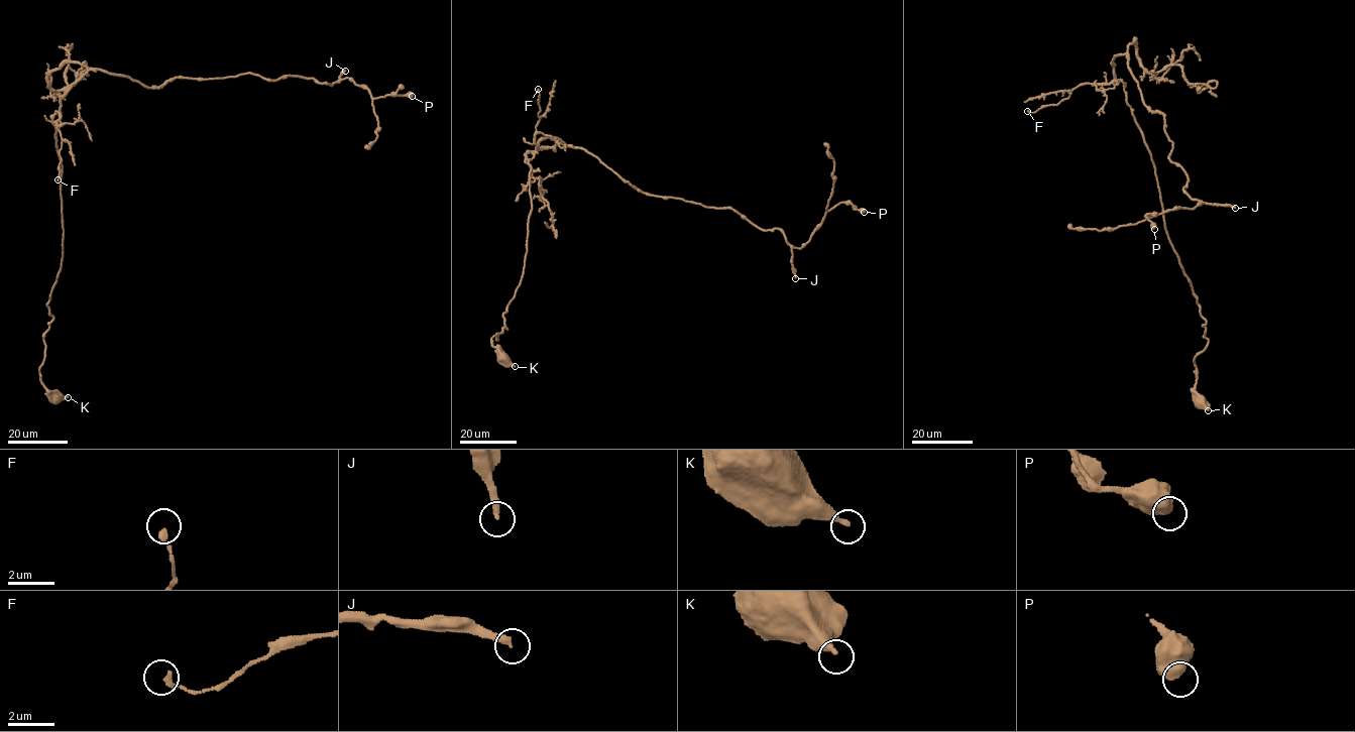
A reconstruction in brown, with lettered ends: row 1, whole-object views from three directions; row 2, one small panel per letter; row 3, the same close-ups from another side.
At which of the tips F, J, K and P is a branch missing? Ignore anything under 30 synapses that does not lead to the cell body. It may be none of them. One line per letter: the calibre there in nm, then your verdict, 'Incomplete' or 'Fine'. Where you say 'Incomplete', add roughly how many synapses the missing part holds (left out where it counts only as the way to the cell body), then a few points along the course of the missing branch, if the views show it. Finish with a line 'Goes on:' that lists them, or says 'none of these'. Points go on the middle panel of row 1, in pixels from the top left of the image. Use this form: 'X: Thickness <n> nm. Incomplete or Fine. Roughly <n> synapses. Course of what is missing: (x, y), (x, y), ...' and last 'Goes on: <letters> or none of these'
F: Thickness 240 nm. Fine
J: Thickness 280 nm. Incomplete. Roughly 70 synapses
K: Thickness 320 nm. Fine
P: Thickness 700 nm. Fine
Goes on: J

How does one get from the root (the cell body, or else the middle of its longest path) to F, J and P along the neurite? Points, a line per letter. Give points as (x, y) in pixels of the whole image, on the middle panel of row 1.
F: (503, 357), (491, 340), (506, 329), (502, 315), (524, 270), (532, 206), (529, 161), (540, 117), (538, 89)
J: (503, 357), (491, 339), (522, 276), (529, 159), (548, 137), (645, 193), (778, 228), (795, 278)
P: (503, 357), (491, 339), (522, 276), (542, 138), (794, 247), (841, 202), (864, 212)

